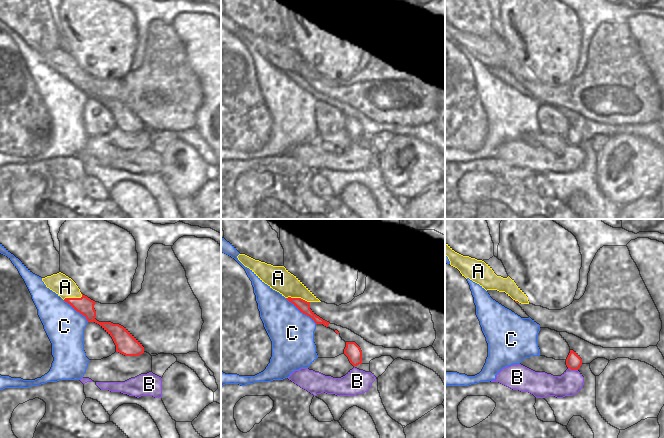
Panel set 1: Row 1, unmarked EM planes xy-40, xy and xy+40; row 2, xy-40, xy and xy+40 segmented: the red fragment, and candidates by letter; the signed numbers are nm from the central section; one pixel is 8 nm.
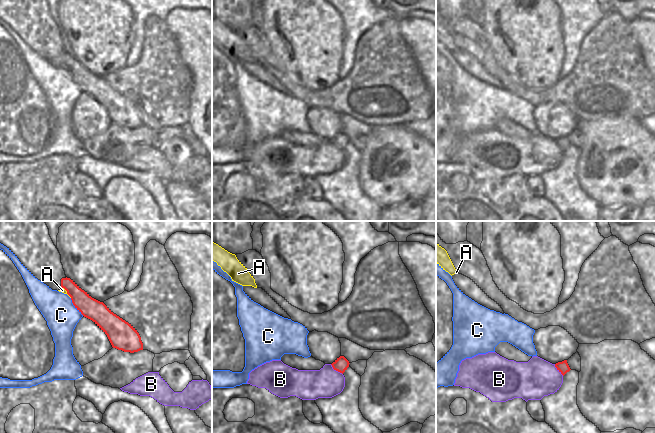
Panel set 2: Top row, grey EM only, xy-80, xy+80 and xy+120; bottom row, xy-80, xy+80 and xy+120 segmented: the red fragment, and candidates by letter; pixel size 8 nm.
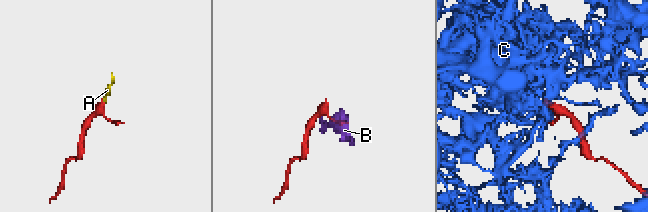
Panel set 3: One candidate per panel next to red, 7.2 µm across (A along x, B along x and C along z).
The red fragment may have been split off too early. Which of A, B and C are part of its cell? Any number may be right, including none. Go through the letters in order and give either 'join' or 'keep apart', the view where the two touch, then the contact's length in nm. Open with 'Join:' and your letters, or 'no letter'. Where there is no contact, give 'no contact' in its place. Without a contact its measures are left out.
Join: A
A: join; contact in xy; length 200 nm
B: keep apart; contact in xy+40; length 80 nm
C: keep apart; contact in xy; length 320 nm

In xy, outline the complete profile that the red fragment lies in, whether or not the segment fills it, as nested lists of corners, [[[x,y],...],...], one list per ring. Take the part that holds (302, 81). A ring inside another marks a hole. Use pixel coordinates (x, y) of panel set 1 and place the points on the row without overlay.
[[[239,30],[238,36],[249,44],[262,58],[279,68],[300,88],[309,92],[316,100],[328,103],[329,98],[317,92],[311,85],[311,78],[321,78],[296,52],[284,42],[273,42]]]

